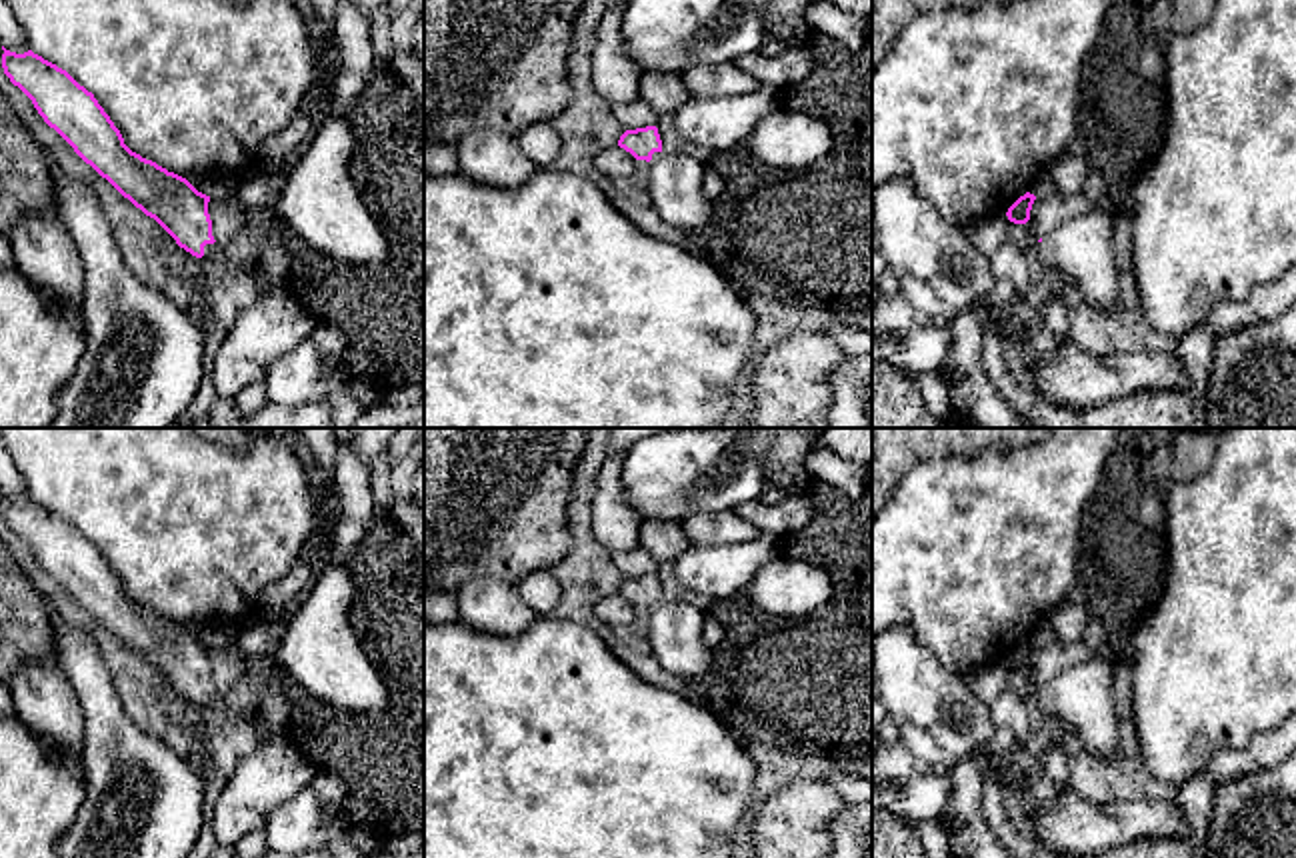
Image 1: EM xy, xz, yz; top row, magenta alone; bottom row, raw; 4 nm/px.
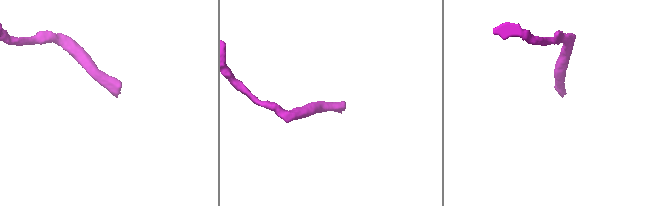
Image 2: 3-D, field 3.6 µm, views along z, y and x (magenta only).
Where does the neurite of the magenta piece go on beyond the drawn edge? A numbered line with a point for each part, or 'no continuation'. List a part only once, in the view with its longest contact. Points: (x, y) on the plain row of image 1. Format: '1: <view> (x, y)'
1: xy (210, 698)

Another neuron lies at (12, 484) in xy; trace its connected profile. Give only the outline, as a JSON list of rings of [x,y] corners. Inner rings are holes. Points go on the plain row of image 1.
[[[0,440],[0,492],[16,502],[24,502],[30,498],[26,482],[2,440]]]

